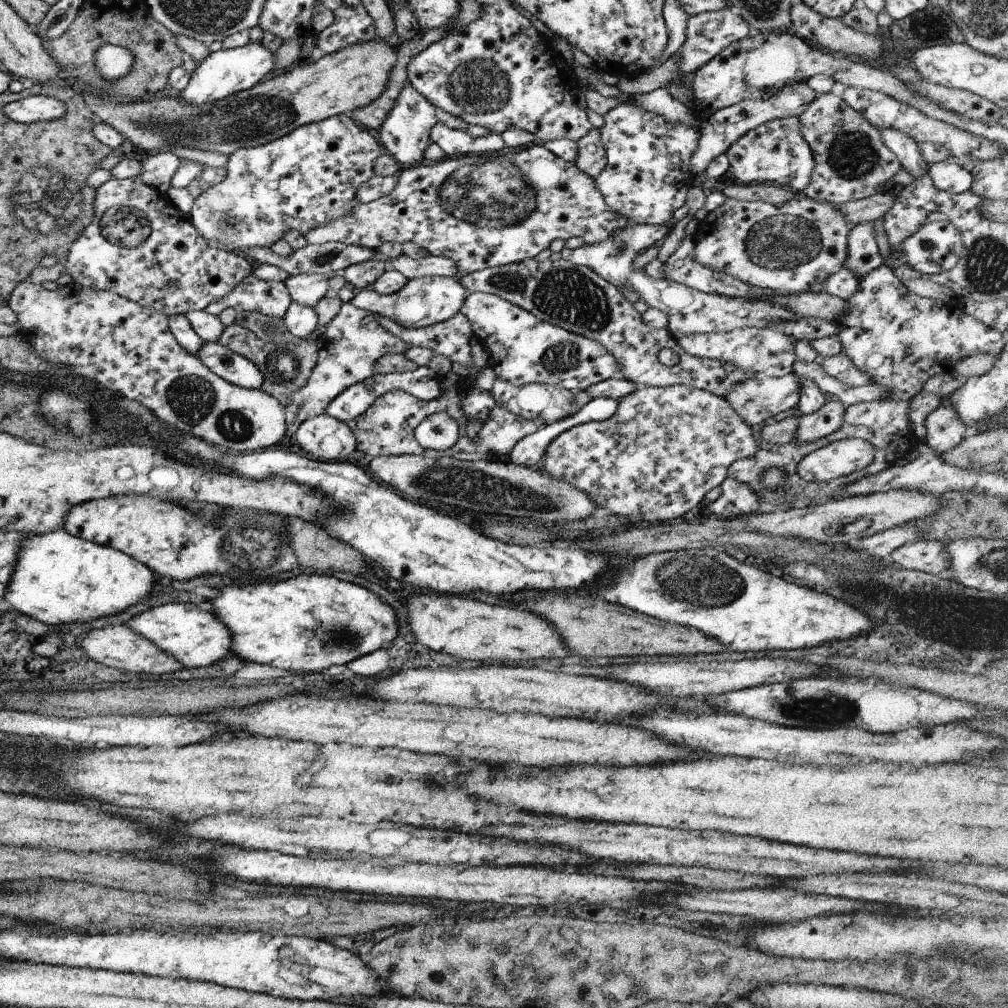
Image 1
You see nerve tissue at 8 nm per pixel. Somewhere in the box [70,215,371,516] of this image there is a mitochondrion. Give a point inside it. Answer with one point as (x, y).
(193, 400)

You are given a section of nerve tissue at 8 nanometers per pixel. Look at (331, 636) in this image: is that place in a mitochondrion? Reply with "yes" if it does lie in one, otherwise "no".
yes

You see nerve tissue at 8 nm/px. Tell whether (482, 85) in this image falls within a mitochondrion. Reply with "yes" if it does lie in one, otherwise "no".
yes

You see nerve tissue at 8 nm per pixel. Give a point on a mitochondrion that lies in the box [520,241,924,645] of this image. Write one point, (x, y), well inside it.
(704, 581)

